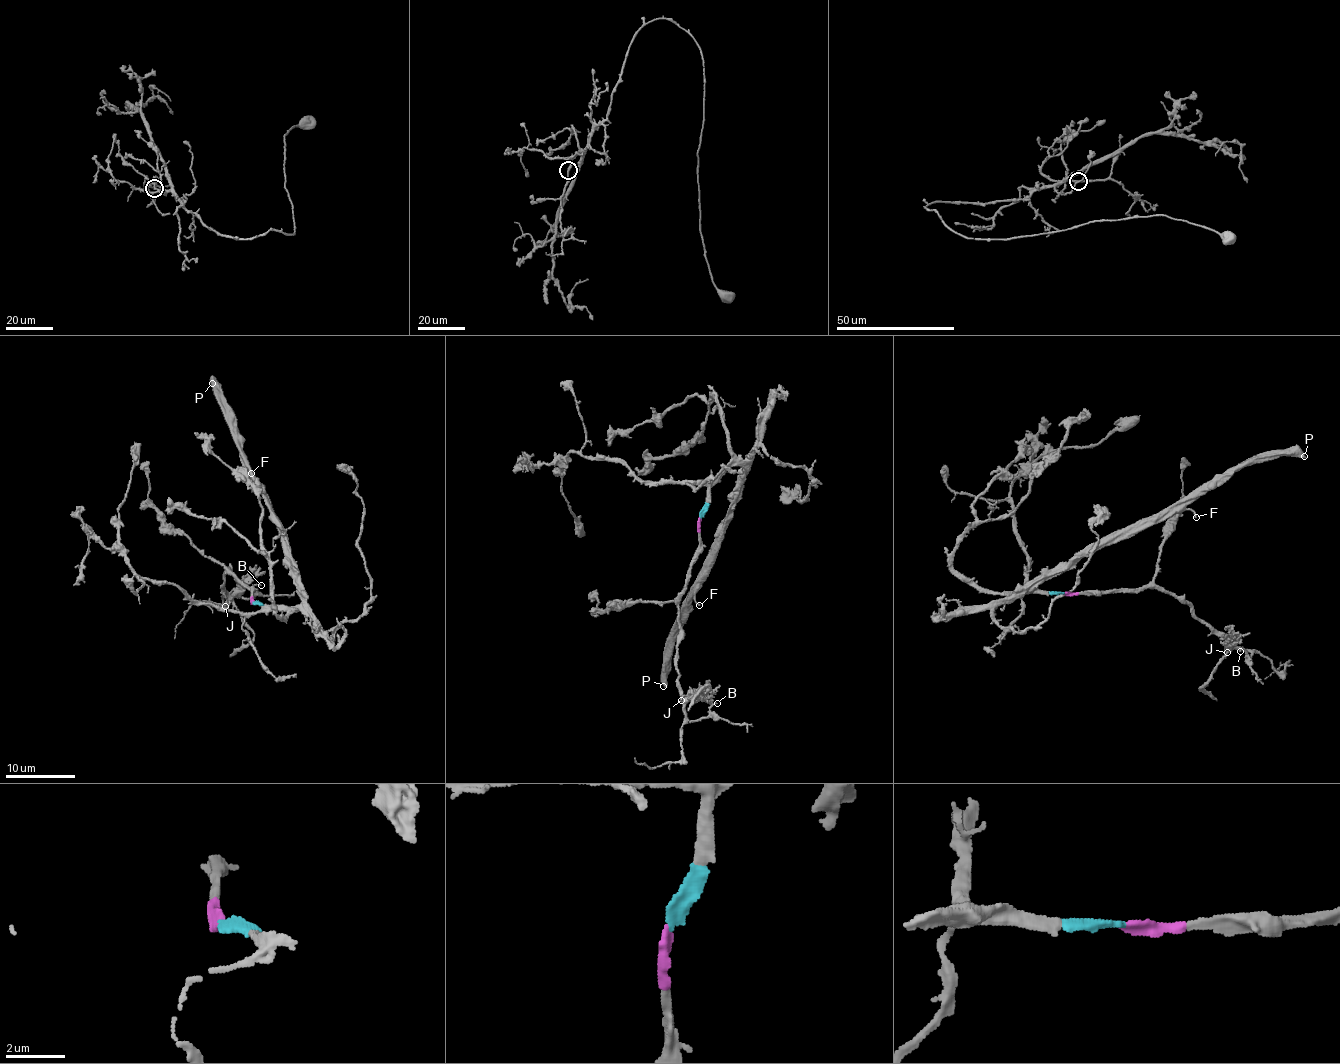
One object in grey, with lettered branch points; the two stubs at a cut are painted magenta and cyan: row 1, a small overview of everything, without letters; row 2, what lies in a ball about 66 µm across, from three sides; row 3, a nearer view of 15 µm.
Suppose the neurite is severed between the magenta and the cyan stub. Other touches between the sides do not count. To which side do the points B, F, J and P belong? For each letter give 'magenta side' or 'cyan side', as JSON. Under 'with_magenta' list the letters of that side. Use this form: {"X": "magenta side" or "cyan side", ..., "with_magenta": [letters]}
{"B": "magenta side", "F": "cyan side", "J": "magenta side", "P": "cyan side", "with_magenta": ["B", "J"]}

